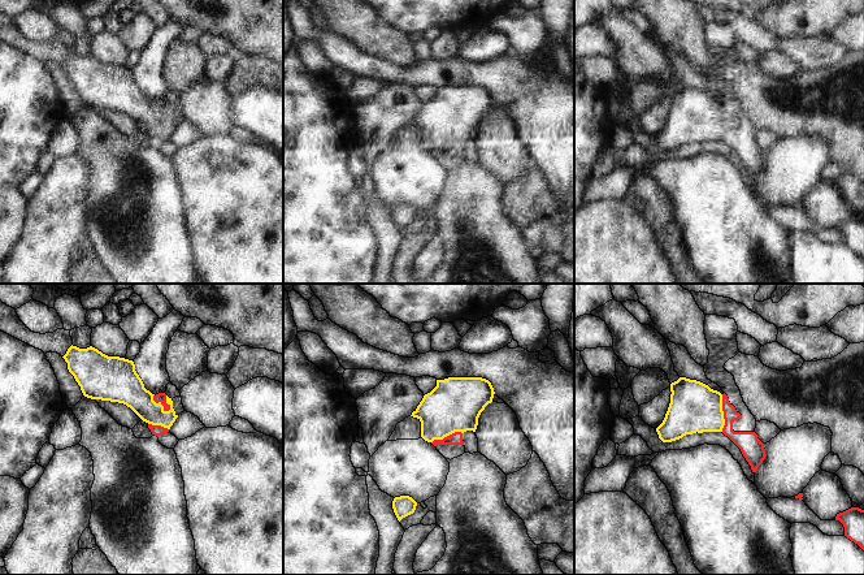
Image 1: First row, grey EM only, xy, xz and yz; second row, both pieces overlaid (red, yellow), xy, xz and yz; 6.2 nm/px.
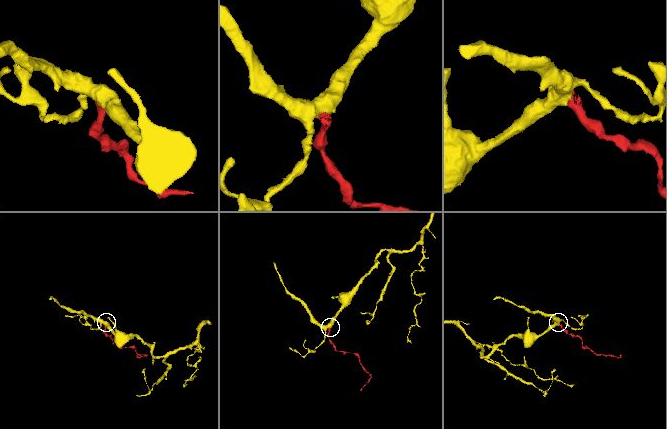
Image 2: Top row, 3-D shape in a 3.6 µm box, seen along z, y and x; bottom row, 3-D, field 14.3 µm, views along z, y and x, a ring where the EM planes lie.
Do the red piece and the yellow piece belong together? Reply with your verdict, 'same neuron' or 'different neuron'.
same neuron

